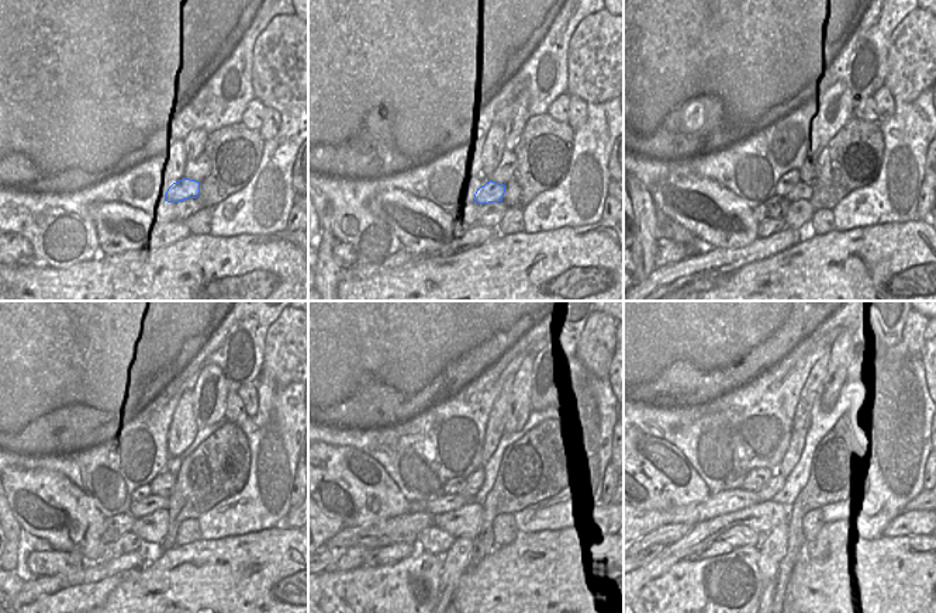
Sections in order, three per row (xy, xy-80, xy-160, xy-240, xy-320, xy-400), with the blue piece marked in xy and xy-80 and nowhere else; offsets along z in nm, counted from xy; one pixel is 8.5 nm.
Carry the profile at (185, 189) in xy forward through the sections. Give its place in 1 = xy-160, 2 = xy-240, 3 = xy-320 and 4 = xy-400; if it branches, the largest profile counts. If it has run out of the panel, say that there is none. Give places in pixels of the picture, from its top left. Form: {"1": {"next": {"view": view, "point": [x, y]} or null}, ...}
{"1": {"next": {"view": "xy-160", "point": [801, 191]}}, "2": {"next": {"view": "xy-240", "point": [149, 504]}}, "3": {"next": {"view": "xy-320", "point": [441, 504]}}, "4": {"next": {"view": "xy-400", "point": [725, 502]}}}

